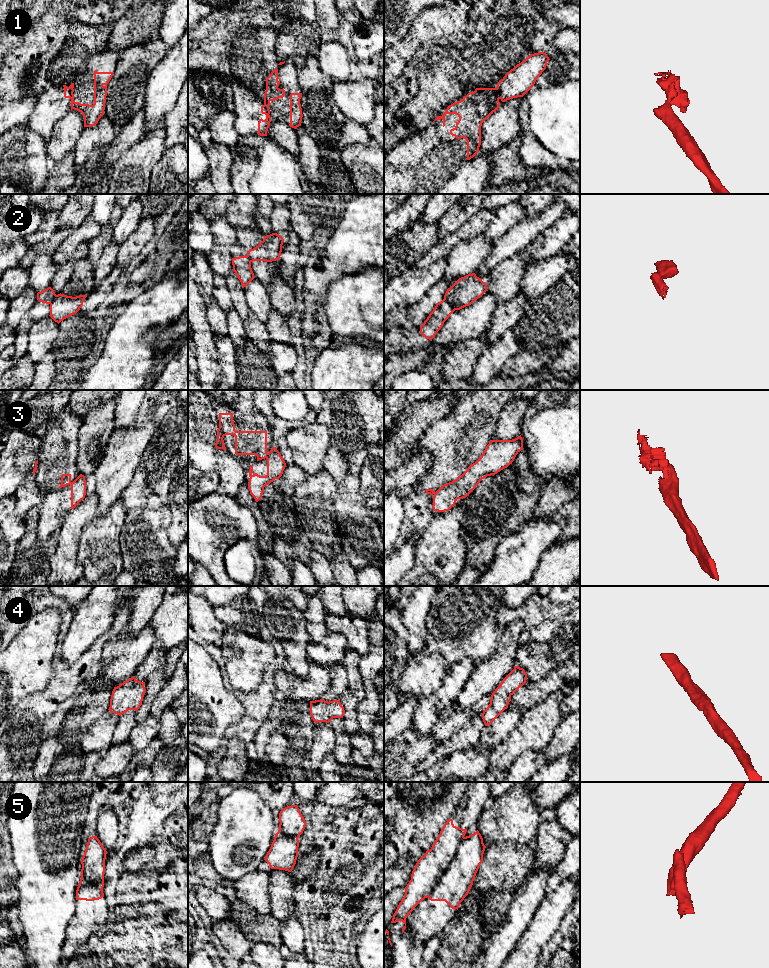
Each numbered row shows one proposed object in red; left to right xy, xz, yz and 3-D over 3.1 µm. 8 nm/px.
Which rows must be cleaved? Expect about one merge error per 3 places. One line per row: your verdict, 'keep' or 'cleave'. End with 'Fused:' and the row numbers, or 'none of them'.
1: cleave
2: cleave
3: cleave
4: keep
5: cleave
Fused: 1, 2, 3, 5

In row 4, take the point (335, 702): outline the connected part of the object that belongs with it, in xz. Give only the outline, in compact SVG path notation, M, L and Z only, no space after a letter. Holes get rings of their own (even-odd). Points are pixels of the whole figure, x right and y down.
M323 699L310 701L310 716L315 723L329 723L333 718L343 718L344 713L339 699L329 702Z

